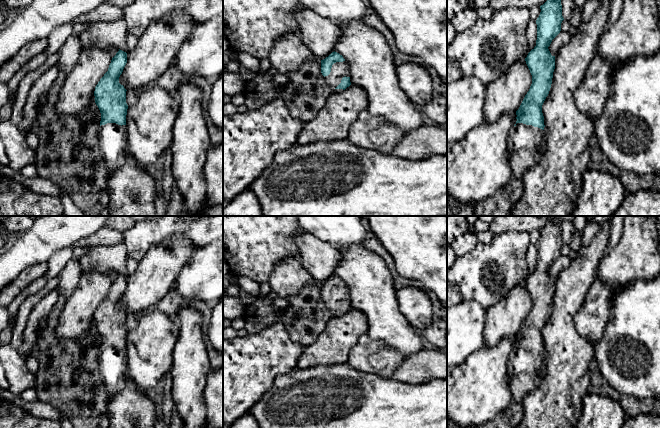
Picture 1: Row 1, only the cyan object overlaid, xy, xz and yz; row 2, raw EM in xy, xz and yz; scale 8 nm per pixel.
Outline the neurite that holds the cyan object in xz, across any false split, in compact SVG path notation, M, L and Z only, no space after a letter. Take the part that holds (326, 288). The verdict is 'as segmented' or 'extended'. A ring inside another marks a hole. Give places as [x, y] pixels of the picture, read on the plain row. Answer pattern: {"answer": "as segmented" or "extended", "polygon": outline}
{"answer": "extended", "polygon": "M335 275L321 284L321 297L333 314L345 314L351 309L349 289L343 280Z"}

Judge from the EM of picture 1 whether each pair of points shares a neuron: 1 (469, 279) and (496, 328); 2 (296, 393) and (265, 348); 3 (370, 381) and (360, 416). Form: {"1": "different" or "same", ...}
{"1": "different", "2": "different", "3": "same"}

